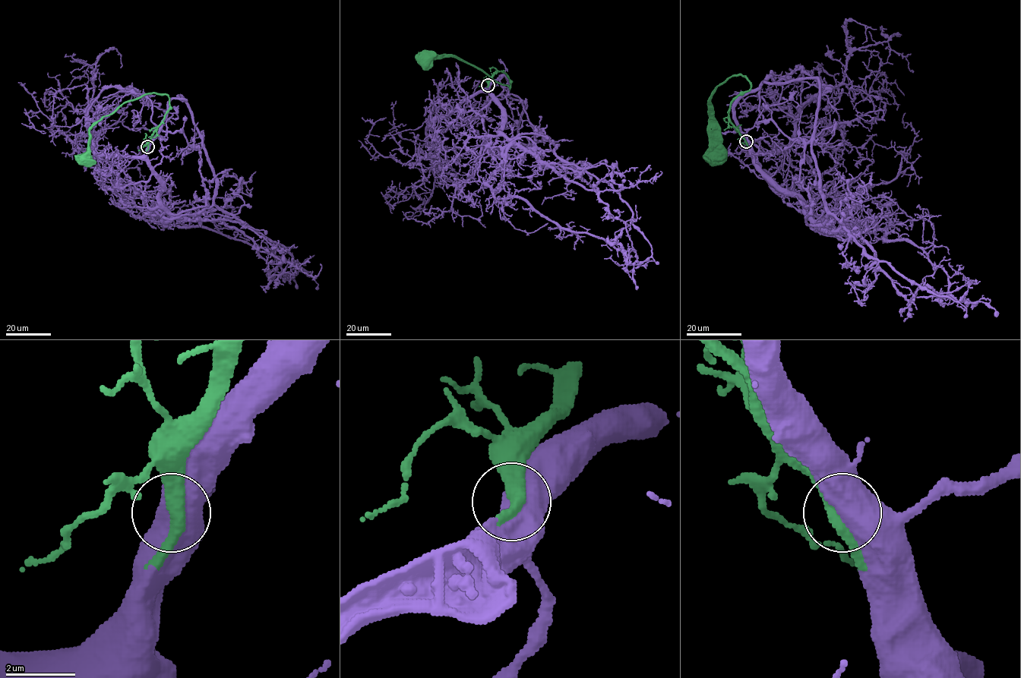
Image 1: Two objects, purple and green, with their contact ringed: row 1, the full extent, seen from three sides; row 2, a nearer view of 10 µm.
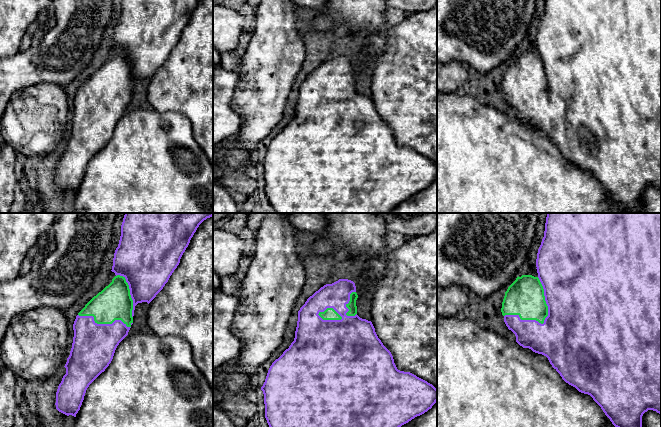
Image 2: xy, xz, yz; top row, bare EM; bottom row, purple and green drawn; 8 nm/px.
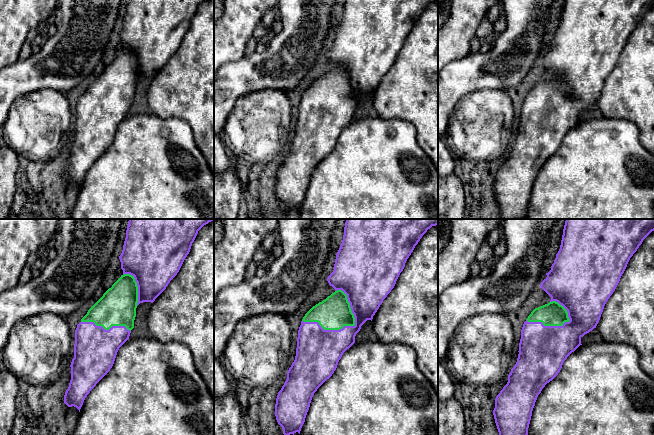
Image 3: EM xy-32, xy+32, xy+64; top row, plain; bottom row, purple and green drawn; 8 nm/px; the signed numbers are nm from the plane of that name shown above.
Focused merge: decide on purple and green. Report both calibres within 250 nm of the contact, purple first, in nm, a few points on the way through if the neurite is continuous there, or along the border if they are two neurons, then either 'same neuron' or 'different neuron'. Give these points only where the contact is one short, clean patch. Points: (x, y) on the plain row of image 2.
500/300 nm | same neuron

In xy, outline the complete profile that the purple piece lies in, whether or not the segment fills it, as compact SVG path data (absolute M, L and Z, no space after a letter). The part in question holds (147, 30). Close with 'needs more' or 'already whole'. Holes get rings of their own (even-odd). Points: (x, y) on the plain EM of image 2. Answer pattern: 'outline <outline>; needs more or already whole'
outline M122 0L121 1L121 12L119 16L118 23L115 26L114 34L113 34L113 42L112 48L115 49L115 53L112 55L112 58L106 62L101 68L99 68L96 72L94 72L86 81L85 83L78 89L76 95L73 100L74 106L74 113L72 124L70 127L70 131L67 134L67 138L65 140L66 150L63 152L61 159L58 162L56 168L56 185L69 192L72 191L76 193L76 190L80 186L82 178L84 176L84 172L86 169L87 164L89 161L102 149L111 139L115 126L119 119L128 111L128 108L133 100L133 92L135 82L138 79L147 78L148 80L156 73L156 71L163 65L165 60L168 58L170 52L177 44L180 39L180 35L185 28L186 24L188 23L191 14L193 13L194 9L196 8L197 4L200 0Z; needs more

